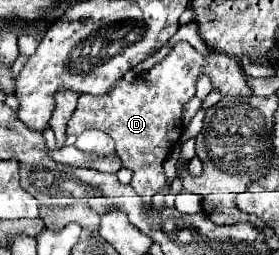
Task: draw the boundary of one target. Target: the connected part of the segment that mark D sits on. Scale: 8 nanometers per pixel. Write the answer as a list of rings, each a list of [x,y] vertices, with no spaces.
[[[183,41],[177,43],[161,63],[153,65],[149,71],[137,75],[131,81],[123,77],[121,81],[117,81],[117,85],[113,85],[109,93],[97,97],[87,93],[79,95],[77,109],[73,111],[67,125],[67,135],[77,137],[87,129],[99,129],[111,135],[123,167],[133,171],[131,187],[137,191],[137,195],[153,197],[167,183],[163,161],[183,133],[183,105],[193,97],[195,81],[201,73],[207,73],[213,87],[217,87],[223,95],[251,95],[249,87],[245,85],[241,65],[235,59],[223,53],[211,53],[209,57],[203,57]]]

